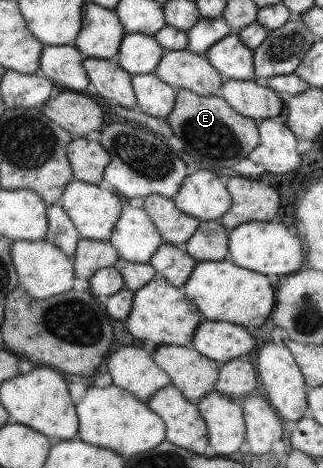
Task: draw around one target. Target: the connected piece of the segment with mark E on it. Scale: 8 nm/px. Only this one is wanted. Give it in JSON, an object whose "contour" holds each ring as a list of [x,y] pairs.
{"contour":[[[177,90],[174,106],[164,119],[173,135],[178,137],[178,140],[183,140],[182,150],[186,150],[188,154],[198,154],[194,157],[185,155],[183,160],[186,176],[202,169],[205,164],[221,164],[222,167],[231,168],[239,160],[246,160],[249,152],[259,143],[257,122],[237,114],[221,97],[199,96],[190,90]]]}

